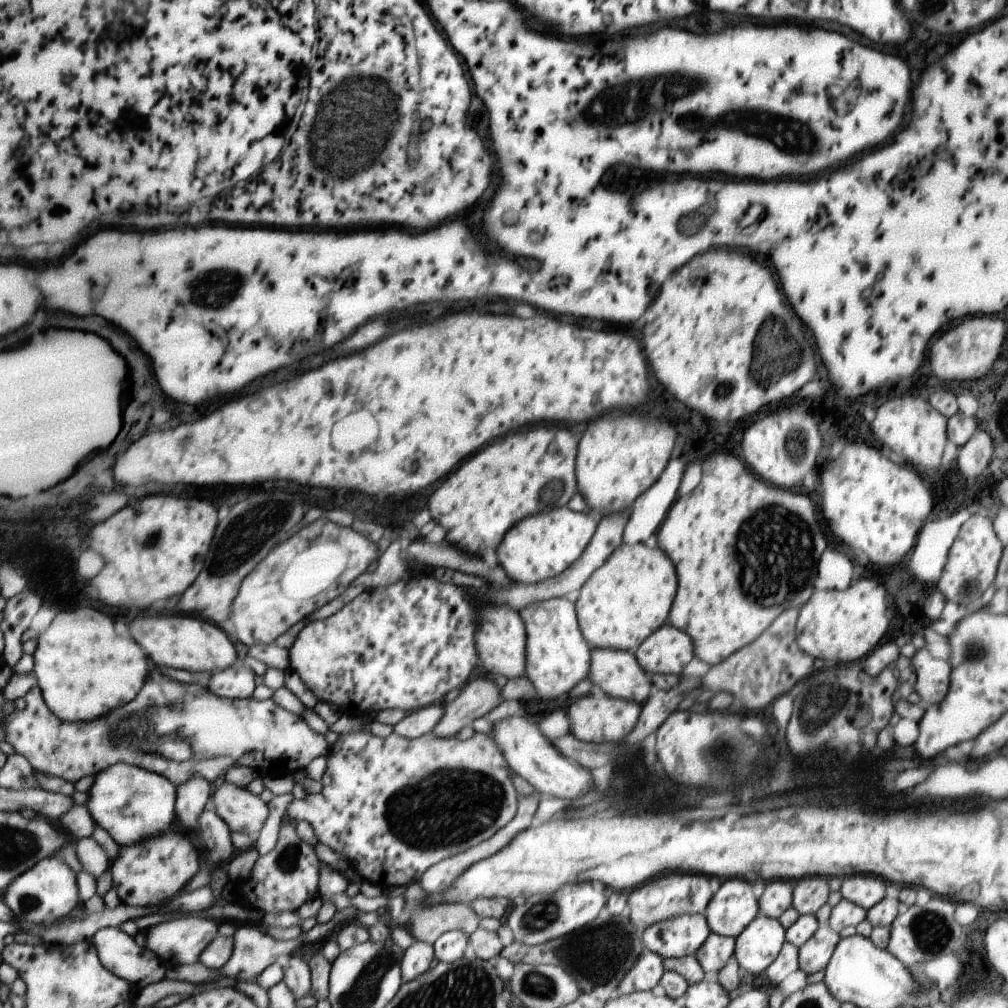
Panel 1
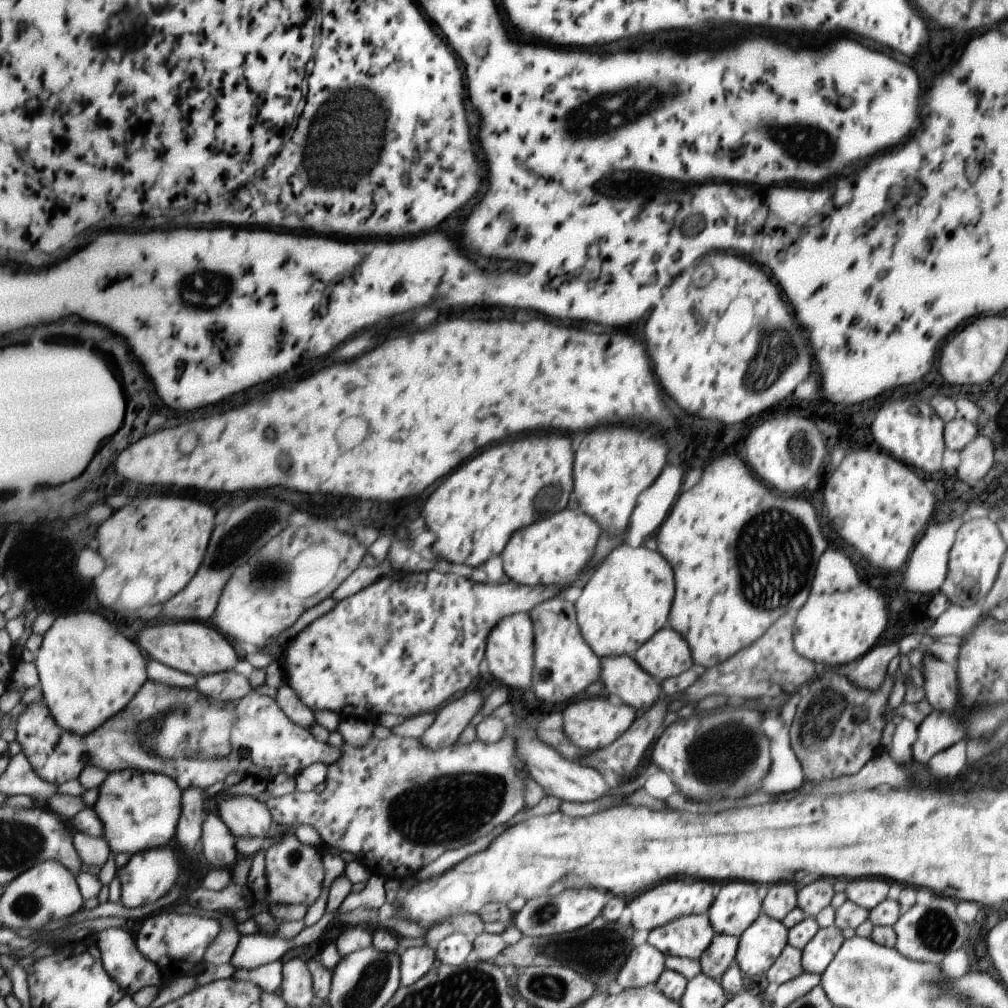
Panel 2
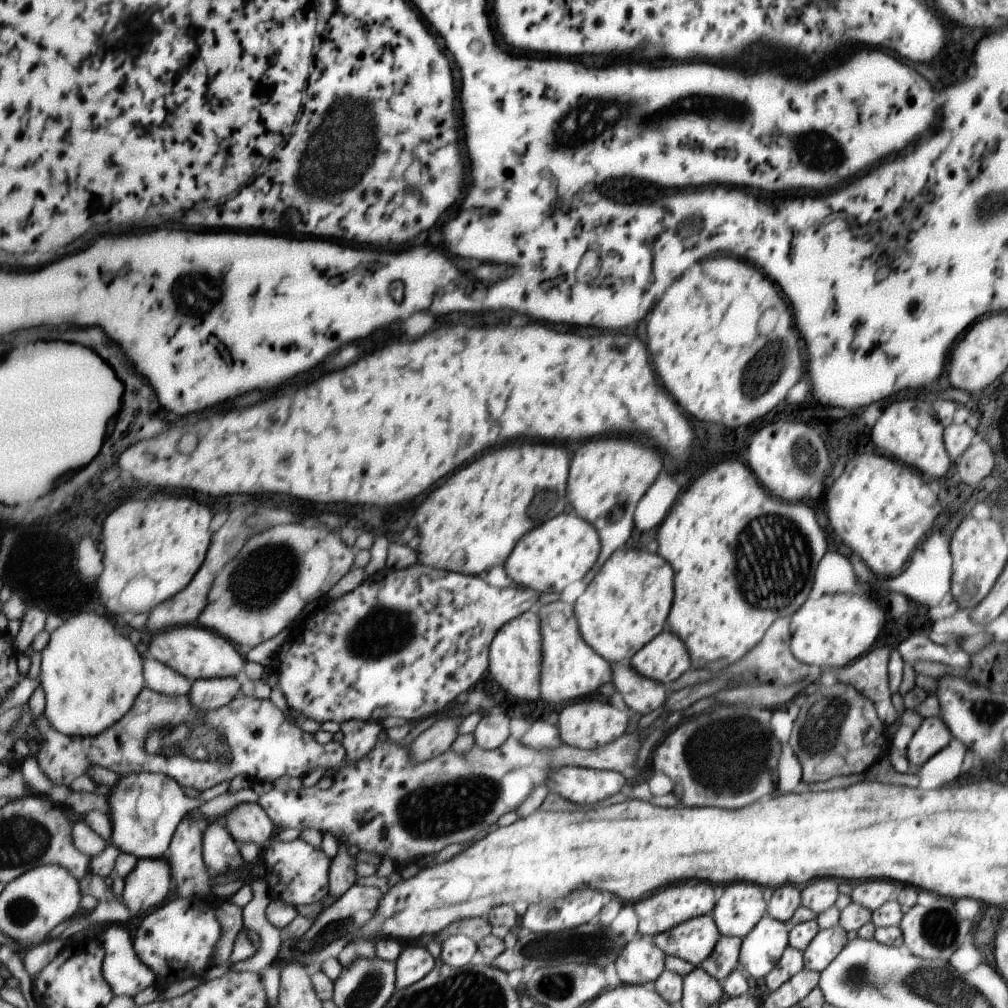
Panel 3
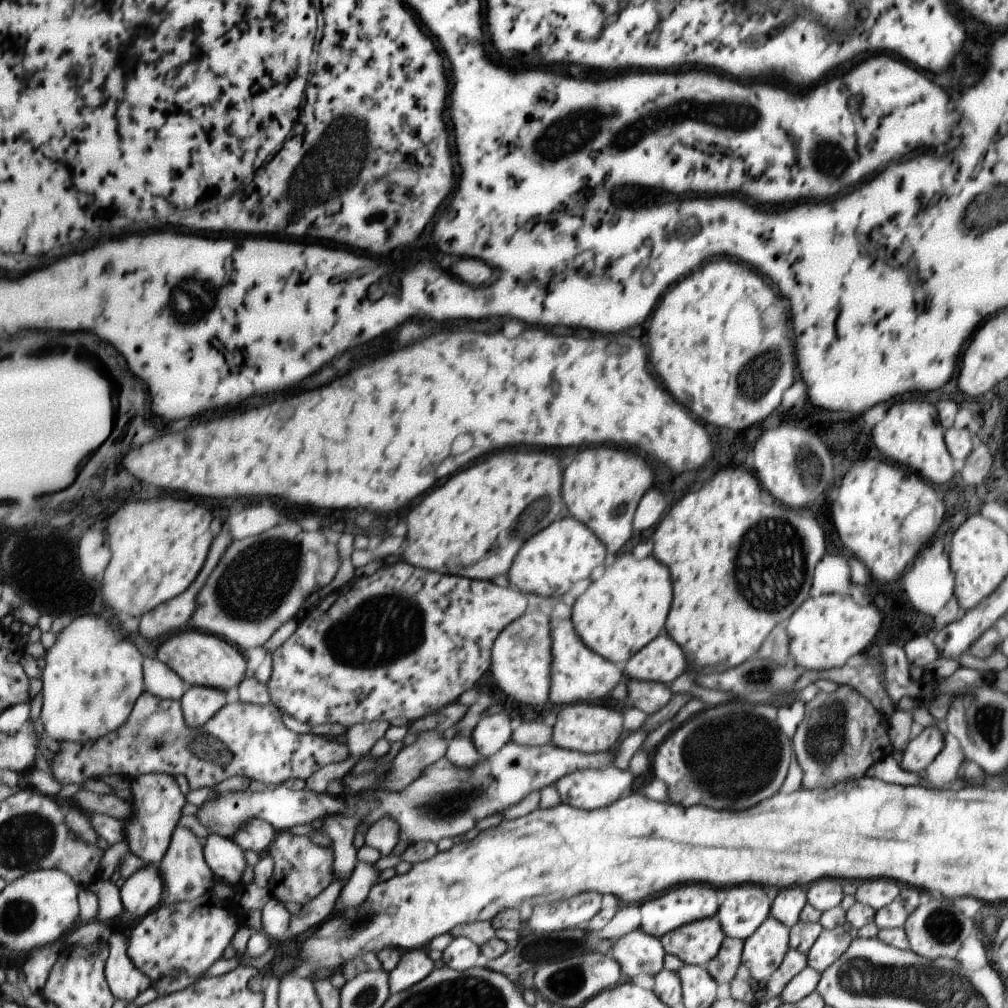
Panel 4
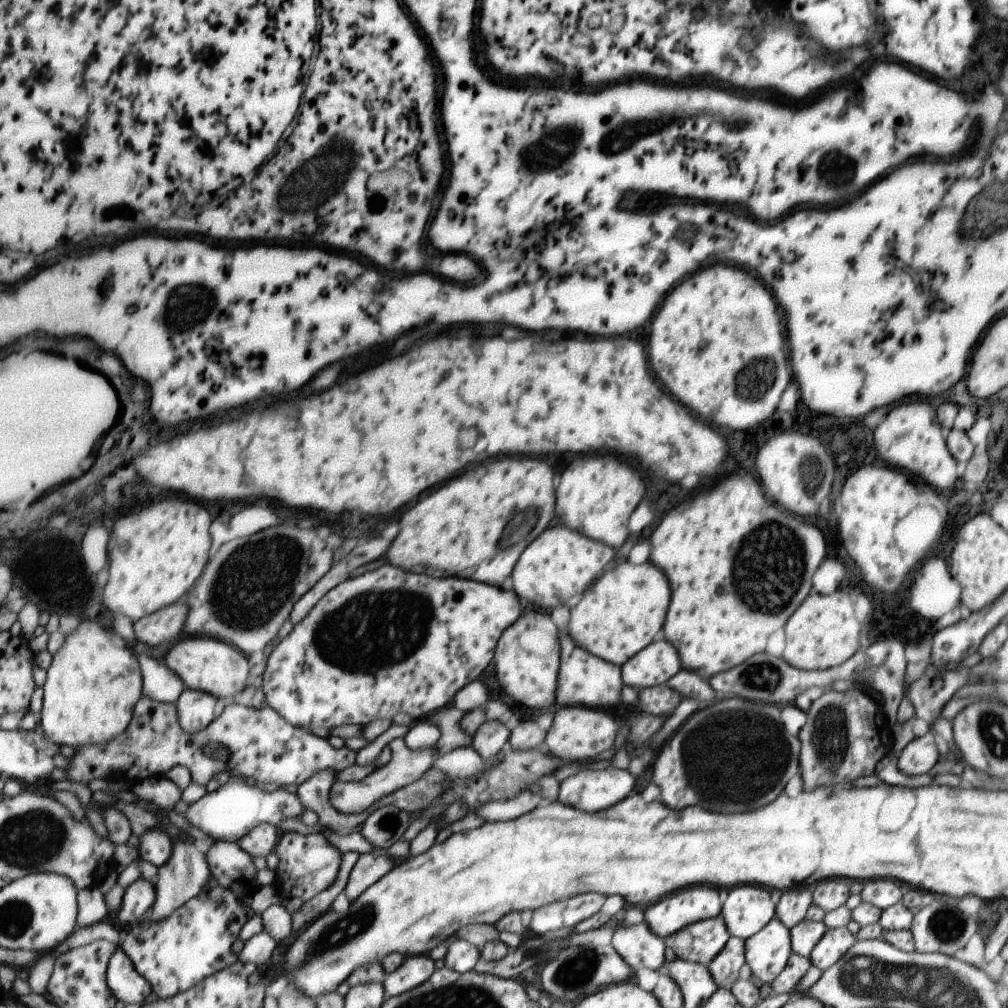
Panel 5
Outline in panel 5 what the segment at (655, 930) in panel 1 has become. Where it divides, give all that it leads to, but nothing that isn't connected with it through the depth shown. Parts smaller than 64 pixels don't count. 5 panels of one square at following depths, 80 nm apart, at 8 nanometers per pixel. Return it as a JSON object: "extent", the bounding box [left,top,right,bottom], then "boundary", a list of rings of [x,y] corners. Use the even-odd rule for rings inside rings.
{"extent":[662,915,729,966],"boundary":[[[717,915],[679,929],[677,933],[664,937],[662,941],[677,959],[708,966],[725,948],[729,938],[725,923]]]}

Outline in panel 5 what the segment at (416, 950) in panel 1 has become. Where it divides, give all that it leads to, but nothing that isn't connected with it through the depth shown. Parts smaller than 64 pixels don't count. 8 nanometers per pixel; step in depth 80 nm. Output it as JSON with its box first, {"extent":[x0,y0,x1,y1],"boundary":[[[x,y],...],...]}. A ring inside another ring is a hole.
{"extent":[384,956,436,998],"boundary":[[[411,956],[405,964],[384,980],[386,998],[399,996],[427,982],[436,971],[429,956]]]}

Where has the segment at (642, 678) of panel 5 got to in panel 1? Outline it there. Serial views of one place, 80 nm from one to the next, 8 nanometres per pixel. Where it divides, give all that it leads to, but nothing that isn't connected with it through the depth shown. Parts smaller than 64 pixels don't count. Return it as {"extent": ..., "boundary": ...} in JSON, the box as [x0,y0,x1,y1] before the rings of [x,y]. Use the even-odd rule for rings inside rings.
{"extent":[632,623,694,675],"boundary":[[[667,623],[654,630],[632,653],[649,675],[681,675],[694,656],[692,644],[690,635]]]}

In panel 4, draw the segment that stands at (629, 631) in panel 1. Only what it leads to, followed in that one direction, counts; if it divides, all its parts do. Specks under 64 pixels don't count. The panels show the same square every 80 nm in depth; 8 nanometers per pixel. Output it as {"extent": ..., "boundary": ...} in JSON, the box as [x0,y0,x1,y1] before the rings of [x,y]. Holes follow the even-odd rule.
{"extent":[571,553,671,666],"boundary":[[[631,553],[615,554],[610,563],[604,566],[603,574],[595,576],[579,598],[572,604],[571,622],[575,625],[575,632],[582,642],[590,647],[595,654],[602,655],[616,666],[622,666],[659,634],[663,628],[665,616],[669,612],[671,602],[671,580],[669,572],[663,564],[659,564],[653,556],[646,556],[635,560]]]}

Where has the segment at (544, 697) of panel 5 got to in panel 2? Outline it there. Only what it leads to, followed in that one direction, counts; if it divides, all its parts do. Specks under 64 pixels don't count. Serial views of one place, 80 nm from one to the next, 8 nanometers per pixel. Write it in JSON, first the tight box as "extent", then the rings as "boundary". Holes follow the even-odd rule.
{"extent":[485,612,533,690],"boundary":[[[517,612],[503,617],[495,630],[486,636],[485,671],[488,671],[505,688],[525,690],[531,684],[533,664],[533,629],[529,614]]]}

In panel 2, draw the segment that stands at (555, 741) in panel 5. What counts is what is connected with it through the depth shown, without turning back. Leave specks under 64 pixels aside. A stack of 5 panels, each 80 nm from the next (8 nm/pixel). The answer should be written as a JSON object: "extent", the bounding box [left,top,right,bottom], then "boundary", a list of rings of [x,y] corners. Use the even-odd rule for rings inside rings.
{"extent":[562,696,638,751],"boundary":[[[597,696],[588,697],[584,700],[571,702],[563,710],[562,730],[575,746],[586,751],[595,751],[610,745],[617,737],[625,733],[633,724],[633,718],[636,718],[637,714],[638,712],[632,706],[623,703],[614,706],[607,699]]]}

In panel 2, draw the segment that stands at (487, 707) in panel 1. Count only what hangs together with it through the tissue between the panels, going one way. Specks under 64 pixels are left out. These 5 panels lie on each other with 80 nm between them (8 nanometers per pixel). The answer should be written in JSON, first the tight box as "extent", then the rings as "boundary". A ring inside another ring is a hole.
{"extent":[422,688,487,750],"boundary":[[[486,688],[471,690],[453,702],[447,702],[437,712],[433,726],[422,736],[423,744],[433,750],[455,744],[469,720],[482,709],[487,694]]]}

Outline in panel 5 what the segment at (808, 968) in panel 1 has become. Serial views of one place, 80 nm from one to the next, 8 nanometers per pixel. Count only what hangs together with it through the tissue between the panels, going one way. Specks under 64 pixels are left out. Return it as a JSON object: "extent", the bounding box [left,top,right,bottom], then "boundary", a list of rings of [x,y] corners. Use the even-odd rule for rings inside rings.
{"extent":[809,927,857,971],"boundary":[[[845,927],[826,929],[809,953],[810,964],[820,971],[829,969],[846,954],[855,940],[857,938],[853,938]]]}

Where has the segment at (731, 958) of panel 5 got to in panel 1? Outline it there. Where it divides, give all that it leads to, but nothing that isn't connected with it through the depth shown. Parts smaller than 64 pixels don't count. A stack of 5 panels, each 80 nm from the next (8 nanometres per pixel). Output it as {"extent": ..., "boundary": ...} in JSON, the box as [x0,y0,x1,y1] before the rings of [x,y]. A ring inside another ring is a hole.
{"extent":[693,933,734,974],"boundary":[[[710,933],[710,936],[702,942],[701,948],[693,954],[702,972],[713,972],[713,974],[718,972],[733,956],[734,944],[733,937]]]}

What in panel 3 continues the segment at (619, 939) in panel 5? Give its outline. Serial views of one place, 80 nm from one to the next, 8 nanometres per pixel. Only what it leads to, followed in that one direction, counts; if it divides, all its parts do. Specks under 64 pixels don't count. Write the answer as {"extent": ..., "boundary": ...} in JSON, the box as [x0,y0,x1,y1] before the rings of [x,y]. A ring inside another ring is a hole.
{"extent":[614,938,664,985],"boundary":[[[652,938],[631,939],[614,962],[617,978],[623,985],[643,985],[654,981],[664,969],[664,955]]]}

